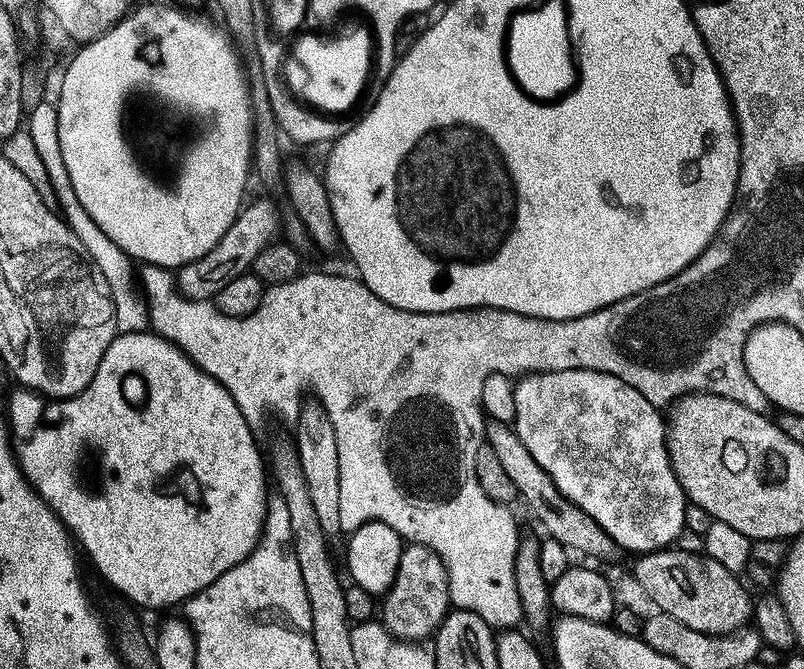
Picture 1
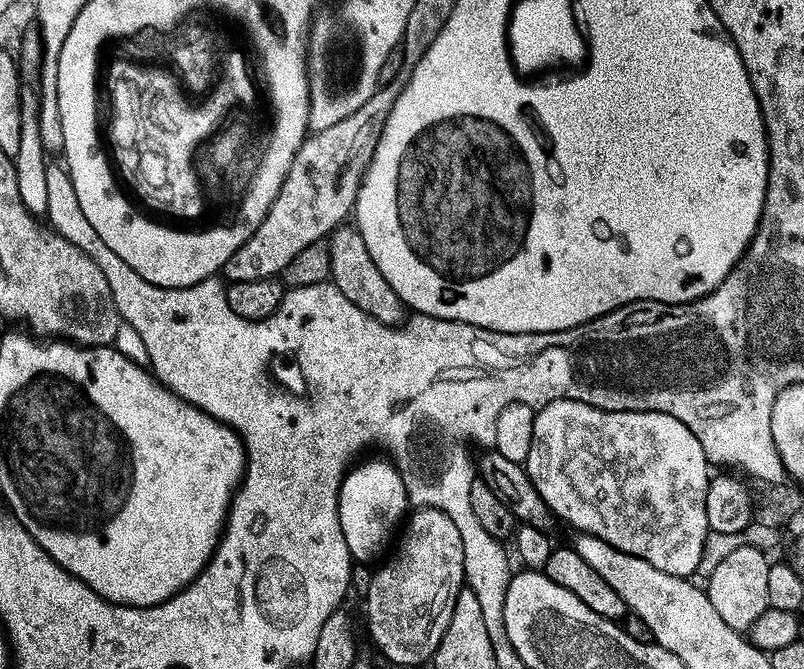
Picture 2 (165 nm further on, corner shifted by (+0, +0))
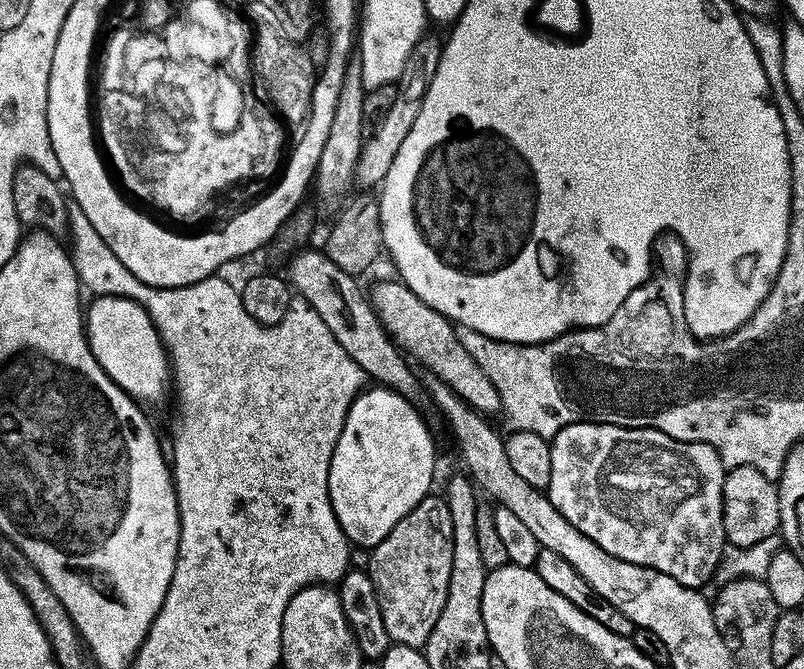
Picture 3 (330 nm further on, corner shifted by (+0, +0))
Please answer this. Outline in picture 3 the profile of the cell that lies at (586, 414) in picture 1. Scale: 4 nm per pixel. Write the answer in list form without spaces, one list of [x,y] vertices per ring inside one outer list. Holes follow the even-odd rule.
[[[581,422],[571,424],[565,428],[560,428],[556,436],[551,437],[550,443],[550,482],[548,483],[546,494],[550,502],[586,538],[598,542],[606,554],[614,554],[614,558],[622,558],[622,562],[634,562],[647,568],[658,570],[662,574],[670,574],[682,586],[687,588],[703,589],[704,583],[716,572],[716,567],[720,564],[720,555],[726,549],[724,539],[724,519],[722,518],[722,490],[724,489],[725,466],[720,461],[720,456],[710,447],[709,444],[699,444],[698,442],[686,442],[685,440],[675,440],[666,434],[662,434],[653,428],[623,428],[617,424],[590,424]]]

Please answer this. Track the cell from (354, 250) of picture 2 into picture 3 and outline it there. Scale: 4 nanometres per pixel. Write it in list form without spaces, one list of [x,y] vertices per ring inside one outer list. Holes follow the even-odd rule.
[[[396,278],[378,281],[373,286],[372,292],[370,288],[370,299],[376,317],[384,323],[388,335],[405,353],[414,355],[430,368],[433,372],[431,375],[435,379],[450,386],[450,390],[454,390],[470,407],[481,414],[501,411],[498,390],[484,373],[484,368],[478,366],[478,362],[474,362],[470,350],[462,346],[457,325],[453,324],[447,316],[426,306],[426,302],[422,302],[422,298],[414,294],[414,290],[410,290]]]

